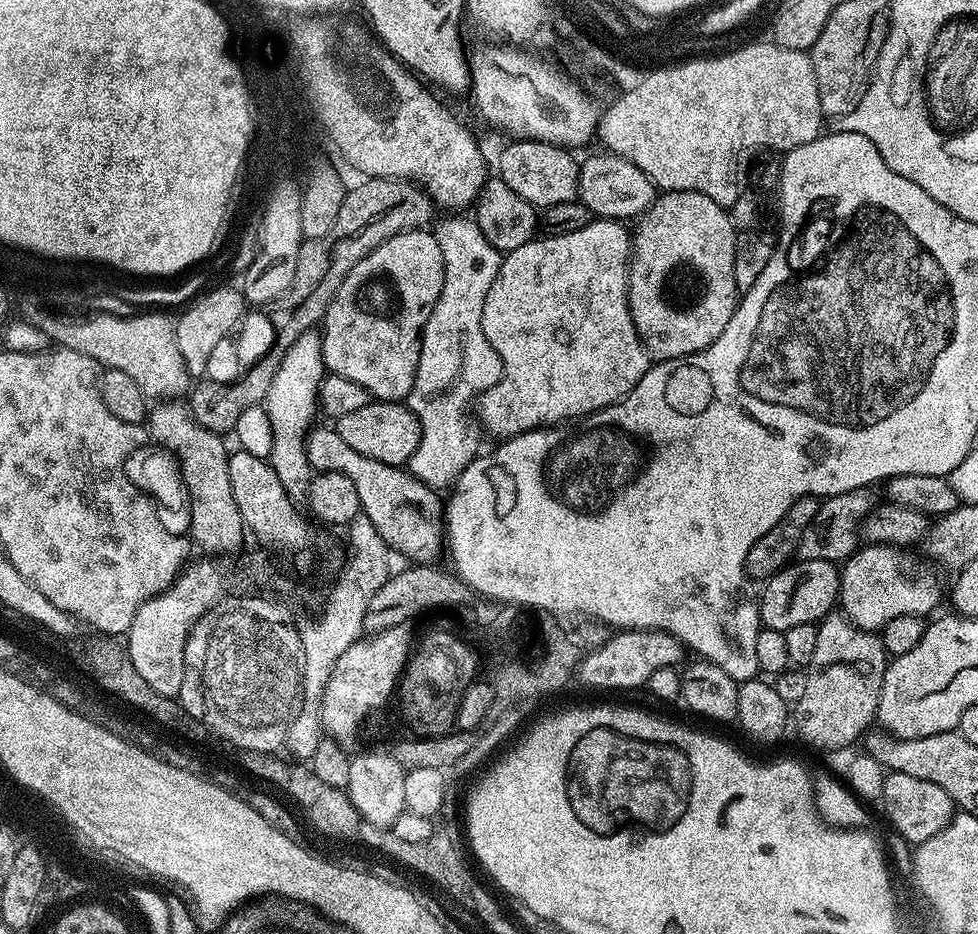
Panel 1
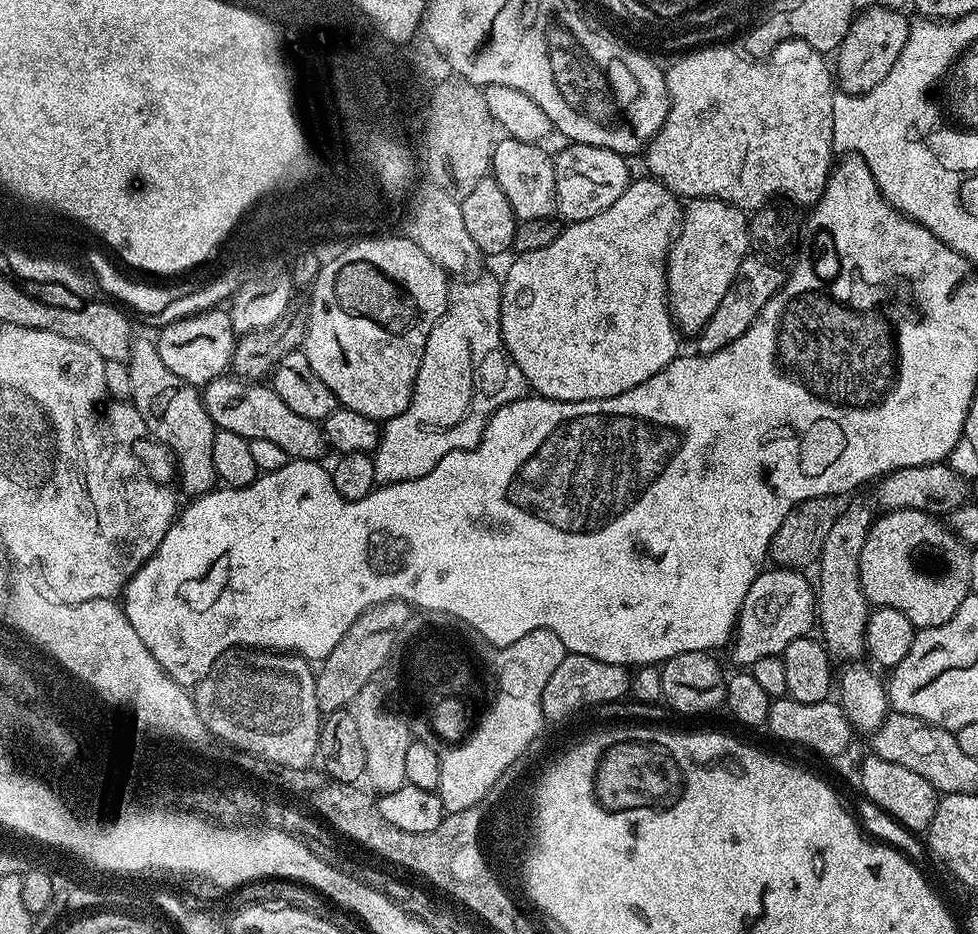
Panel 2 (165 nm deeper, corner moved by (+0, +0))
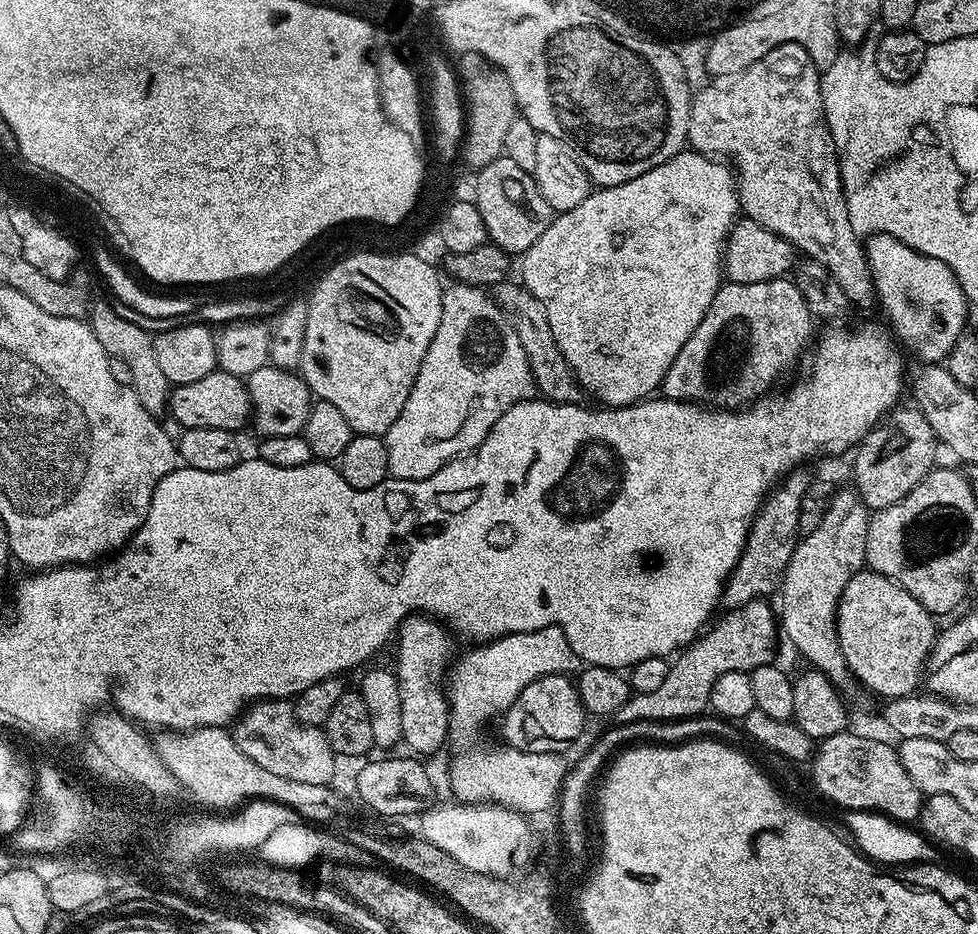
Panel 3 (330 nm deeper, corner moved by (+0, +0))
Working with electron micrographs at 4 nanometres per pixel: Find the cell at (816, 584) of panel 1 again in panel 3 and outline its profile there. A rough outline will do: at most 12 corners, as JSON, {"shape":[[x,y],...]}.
{"shape":[[728,608],[615,723],[701,715],[722,674],[773,663],[778,616]]}

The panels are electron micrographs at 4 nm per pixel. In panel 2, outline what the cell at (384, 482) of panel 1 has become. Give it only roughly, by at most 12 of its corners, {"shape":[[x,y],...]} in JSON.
{"shape":[[219,376],[202,388],[219,431],[275,442],[294,460],[326,452],[317,421],[267,383]]}

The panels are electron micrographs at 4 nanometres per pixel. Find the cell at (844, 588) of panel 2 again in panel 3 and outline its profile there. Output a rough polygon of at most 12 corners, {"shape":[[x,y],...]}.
{"shape":[[919,407],[893,410],[855,449],[870,510],[906,498],[937,463]]}

